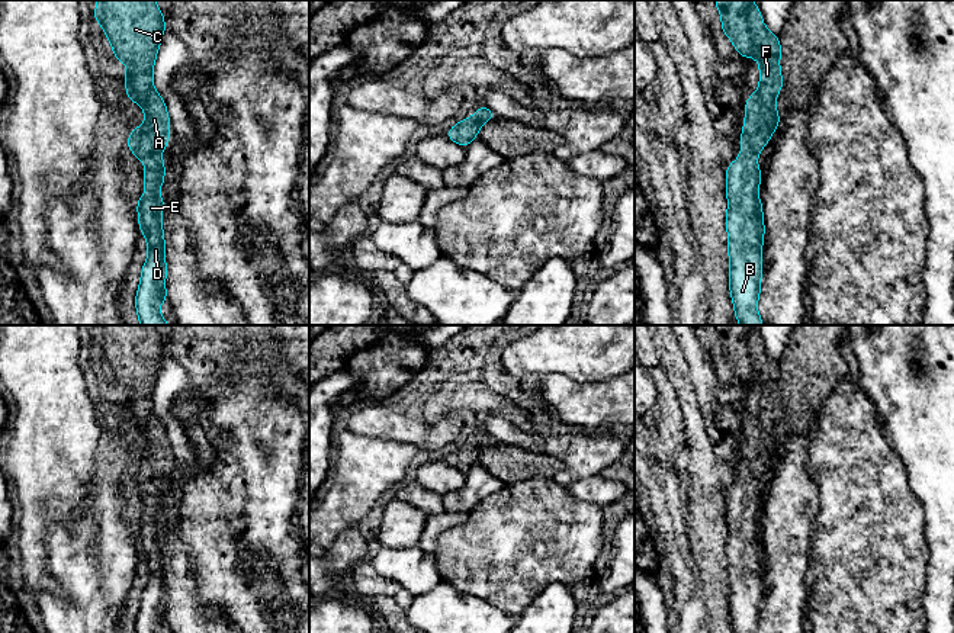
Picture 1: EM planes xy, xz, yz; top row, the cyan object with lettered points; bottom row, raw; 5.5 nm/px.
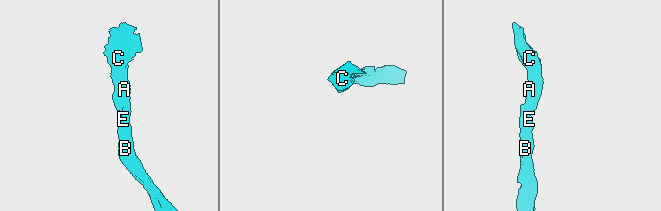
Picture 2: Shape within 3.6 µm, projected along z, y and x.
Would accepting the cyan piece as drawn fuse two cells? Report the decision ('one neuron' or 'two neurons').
one neuron

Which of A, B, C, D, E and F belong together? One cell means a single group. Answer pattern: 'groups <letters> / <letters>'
groups A B C D E F

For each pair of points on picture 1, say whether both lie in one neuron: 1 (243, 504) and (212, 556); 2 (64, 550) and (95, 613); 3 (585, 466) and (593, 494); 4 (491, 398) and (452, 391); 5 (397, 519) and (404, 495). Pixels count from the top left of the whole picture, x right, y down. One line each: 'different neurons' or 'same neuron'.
1: same neuron
2: same neuron
3: different neurons
4: same neuron
5: different neurons

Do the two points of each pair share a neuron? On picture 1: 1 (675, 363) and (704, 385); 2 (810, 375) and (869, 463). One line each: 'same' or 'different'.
1: different
2: different

